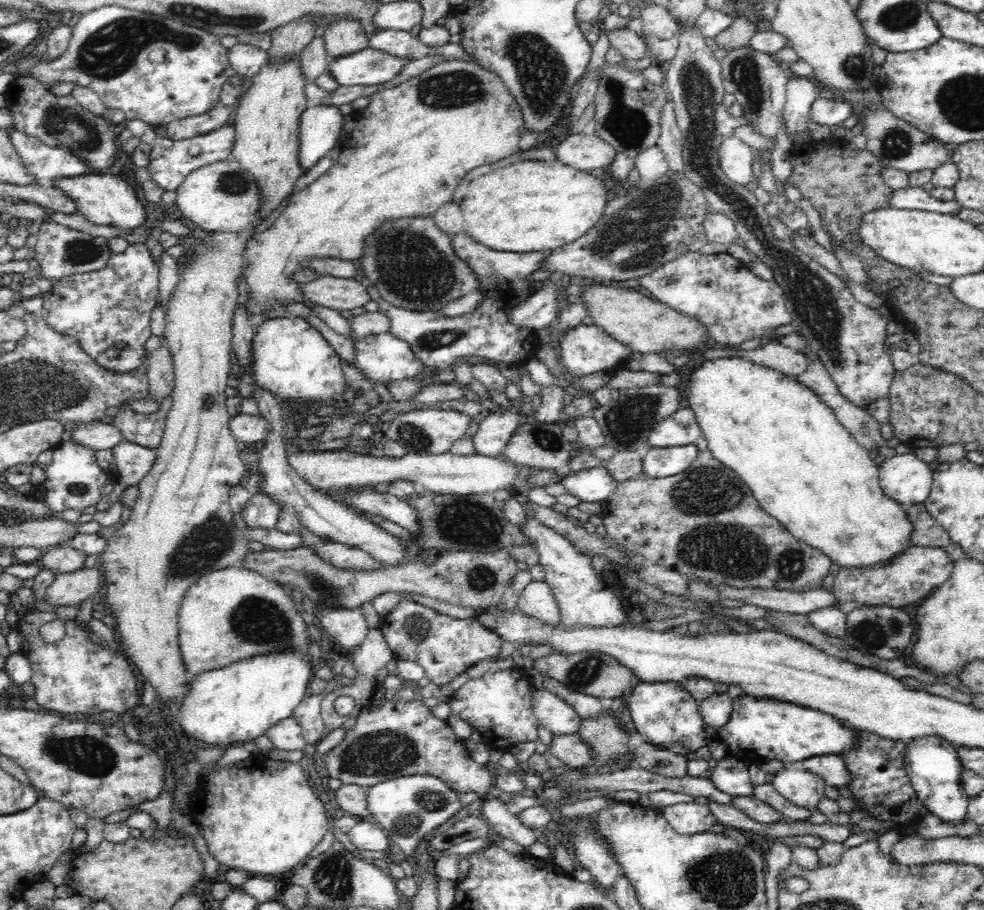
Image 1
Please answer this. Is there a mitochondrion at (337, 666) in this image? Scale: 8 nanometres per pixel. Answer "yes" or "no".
no

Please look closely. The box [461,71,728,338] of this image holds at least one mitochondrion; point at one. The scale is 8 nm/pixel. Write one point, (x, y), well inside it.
(632, 240)

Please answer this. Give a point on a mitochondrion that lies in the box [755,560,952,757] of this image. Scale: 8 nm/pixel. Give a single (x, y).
(870, 633)

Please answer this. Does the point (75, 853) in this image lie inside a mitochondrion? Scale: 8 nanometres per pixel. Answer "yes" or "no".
no

